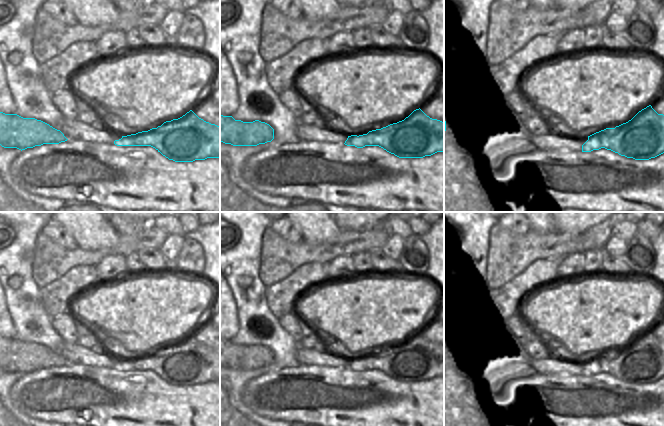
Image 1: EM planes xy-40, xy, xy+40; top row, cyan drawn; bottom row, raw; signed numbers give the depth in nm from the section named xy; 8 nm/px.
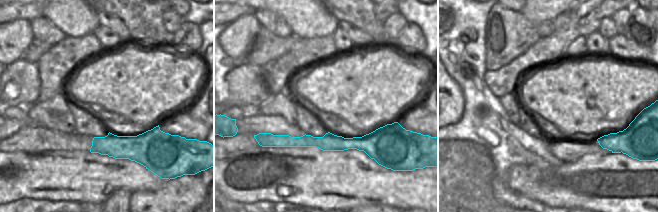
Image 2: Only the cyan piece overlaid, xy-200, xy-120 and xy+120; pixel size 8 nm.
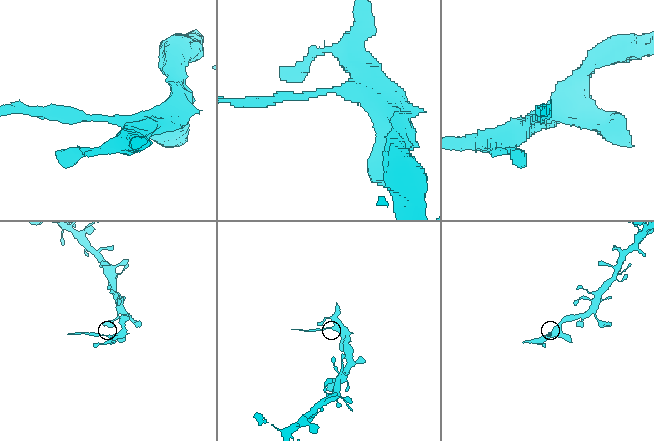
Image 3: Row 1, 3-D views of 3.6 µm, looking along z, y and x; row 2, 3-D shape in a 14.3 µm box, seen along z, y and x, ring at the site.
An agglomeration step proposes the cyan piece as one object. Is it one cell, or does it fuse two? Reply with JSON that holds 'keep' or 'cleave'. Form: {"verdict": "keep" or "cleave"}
{"verdict": "cleave"}

